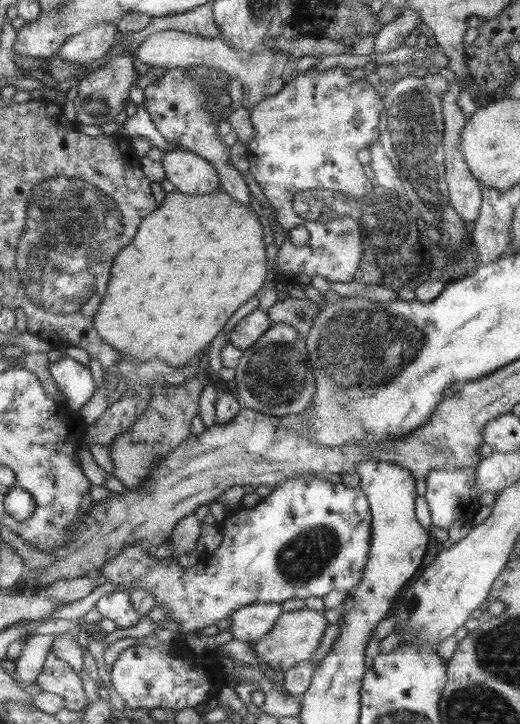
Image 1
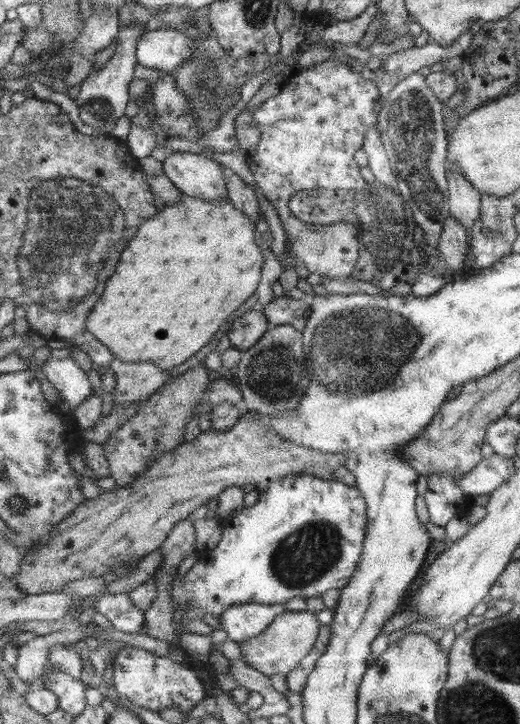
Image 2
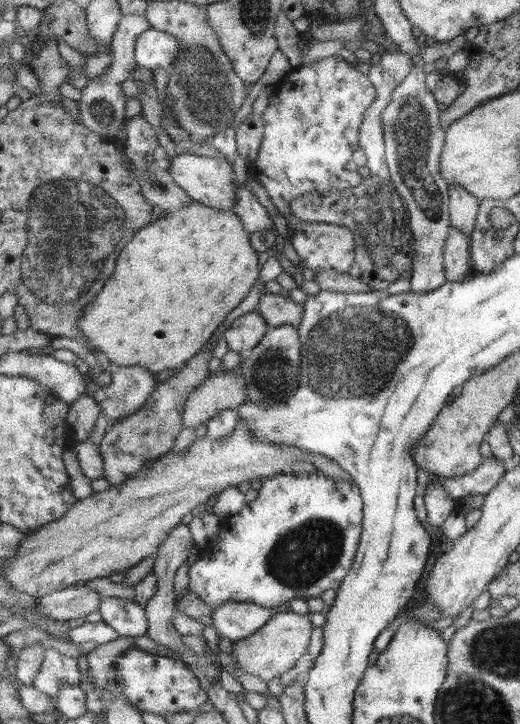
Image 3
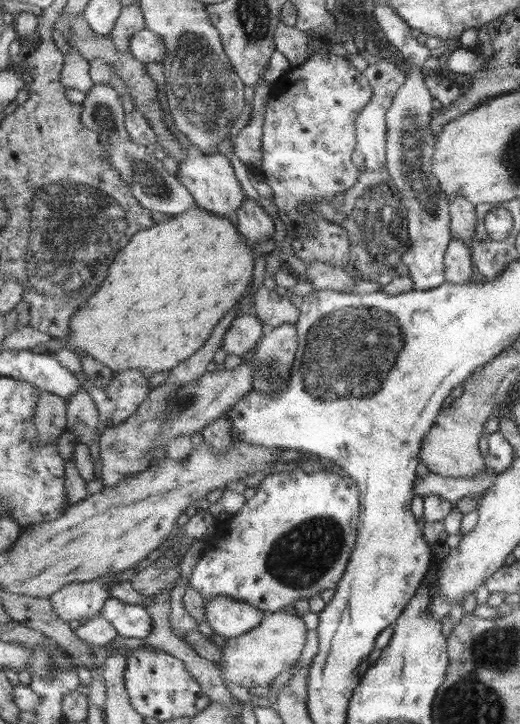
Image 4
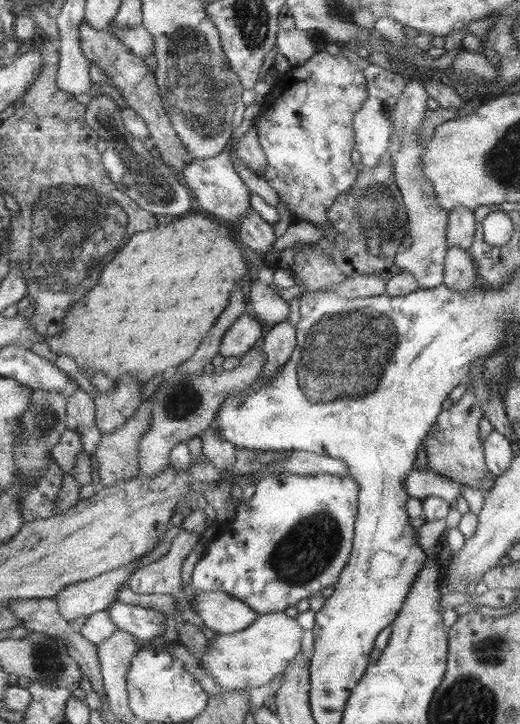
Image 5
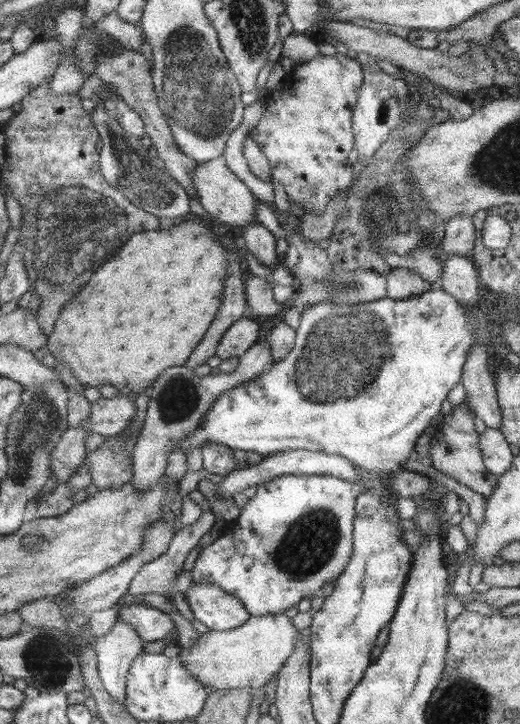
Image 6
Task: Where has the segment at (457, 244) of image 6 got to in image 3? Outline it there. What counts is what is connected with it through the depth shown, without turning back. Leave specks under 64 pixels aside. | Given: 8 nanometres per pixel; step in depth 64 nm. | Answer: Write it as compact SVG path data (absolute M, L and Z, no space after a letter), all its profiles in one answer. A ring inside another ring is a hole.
M451 184L449 190L450 223L470 237L478 221L481 200L462 184Z

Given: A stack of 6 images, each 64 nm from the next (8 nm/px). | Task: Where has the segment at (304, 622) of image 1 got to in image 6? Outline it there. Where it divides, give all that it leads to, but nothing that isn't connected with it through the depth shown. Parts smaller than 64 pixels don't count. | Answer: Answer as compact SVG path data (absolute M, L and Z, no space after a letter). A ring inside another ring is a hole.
M291 613L252 616L243 626L233 630L210 630L190 648L182 648L179 657L184 667L201 684L219 690L264 687L282 670L294 653L299 631Z

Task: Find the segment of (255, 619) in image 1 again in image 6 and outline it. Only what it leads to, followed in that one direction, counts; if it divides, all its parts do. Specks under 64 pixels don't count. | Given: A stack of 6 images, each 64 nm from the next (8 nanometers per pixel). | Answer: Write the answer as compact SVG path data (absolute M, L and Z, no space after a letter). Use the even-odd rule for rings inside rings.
M195 583L186 597L193 614L210 630L233 630L252 617L239 598L214 584Z

